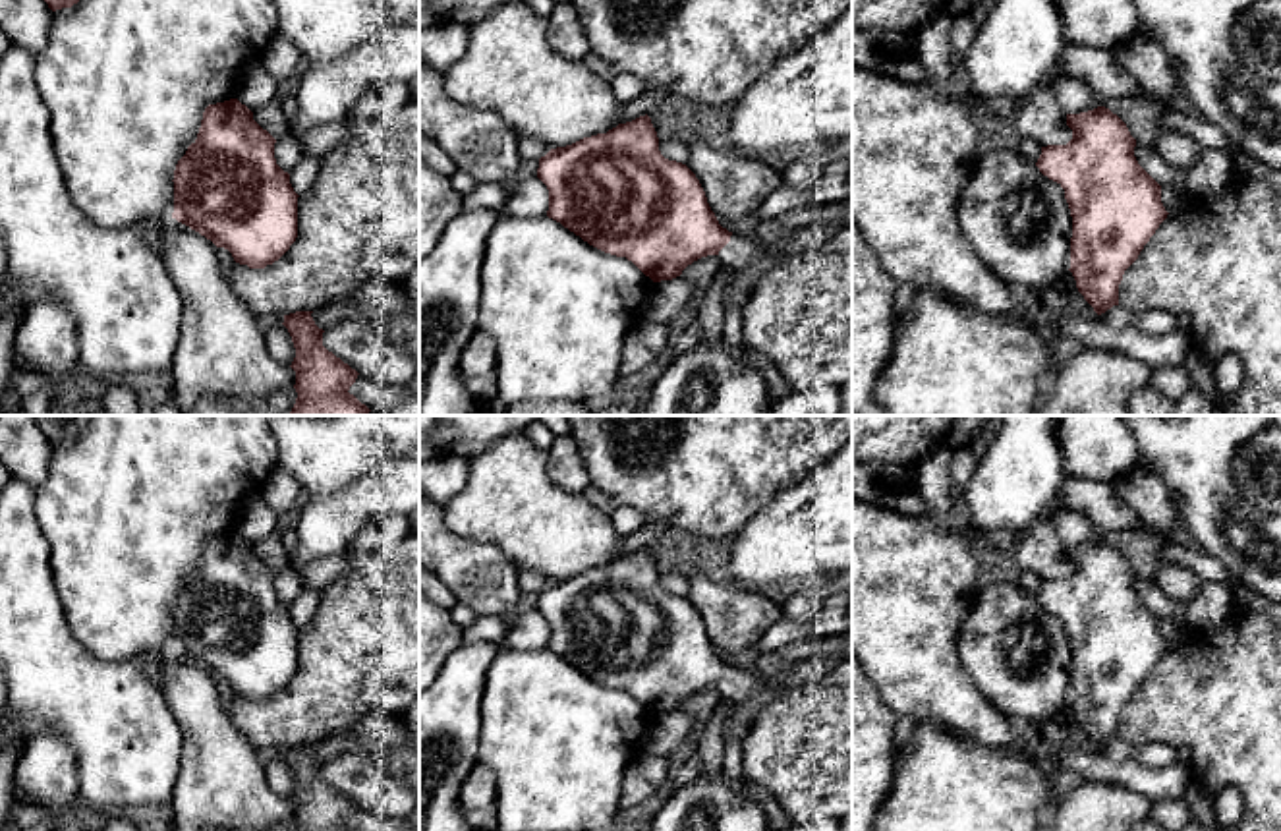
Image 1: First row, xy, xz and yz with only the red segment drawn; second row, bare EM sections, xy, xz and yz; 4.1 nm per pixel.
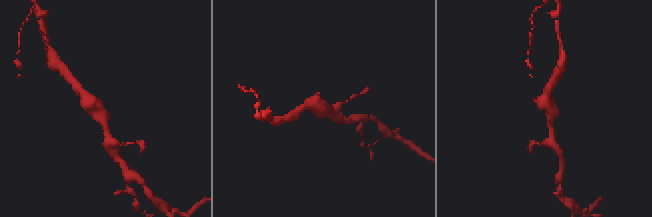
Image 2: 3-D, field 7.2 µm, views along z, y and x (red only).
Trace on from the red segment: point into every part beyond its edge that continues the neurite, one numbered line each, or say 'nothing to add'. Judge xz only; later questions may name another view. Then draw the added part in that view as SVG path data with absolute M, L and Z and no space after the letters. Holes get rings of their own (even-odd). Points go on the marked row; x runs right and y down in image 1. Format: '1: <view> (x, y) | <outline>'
1: xz (742, 252) | M730 236L730 242L719 251L719 259L728 269L746 271L763 259L763 249L757 240L748 236Z

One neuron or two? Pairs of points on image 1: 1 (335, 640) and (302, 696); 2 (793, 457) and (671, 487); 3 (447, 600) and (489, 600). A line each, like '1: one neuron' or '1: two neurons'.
1: one neuron
2: one neuron
3: two neurons

